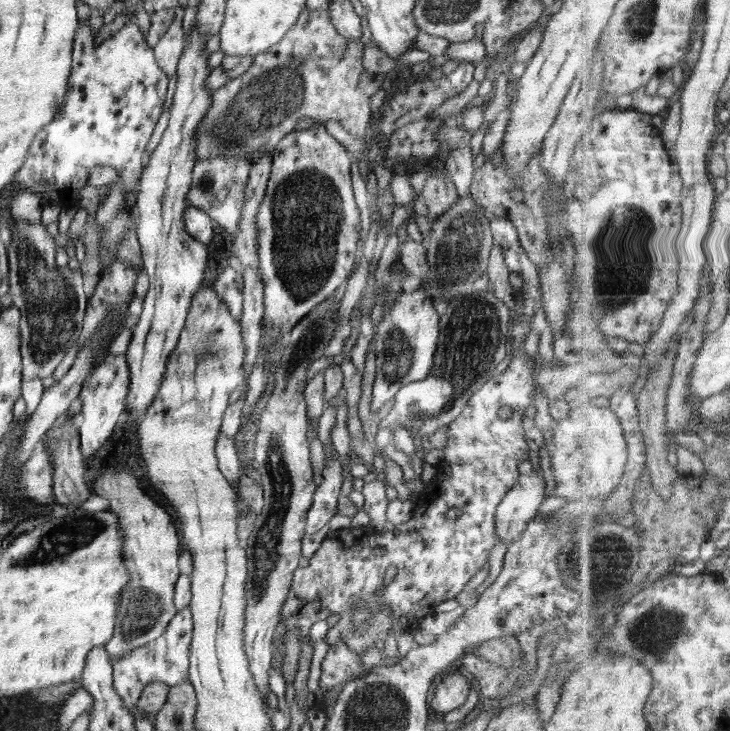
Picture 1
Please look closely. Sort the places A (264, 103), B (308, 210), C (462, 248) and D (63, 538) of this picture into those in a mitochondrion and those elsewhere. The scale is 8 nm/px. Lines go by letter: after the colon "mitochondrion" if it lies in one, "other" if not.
A: mitochondrion
B: mitochondrion
C: mitochondrion
D: mitochondrion

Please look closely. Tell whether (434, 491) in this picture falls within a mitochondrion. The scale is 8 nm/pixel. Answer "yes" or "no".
no

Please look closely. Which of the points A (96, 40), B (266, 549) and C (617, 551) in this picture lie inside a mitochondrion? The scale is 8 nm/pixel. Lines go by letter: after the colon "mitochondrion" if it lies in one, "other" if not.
A: other
B: mitochondrion
C: mitochondrion

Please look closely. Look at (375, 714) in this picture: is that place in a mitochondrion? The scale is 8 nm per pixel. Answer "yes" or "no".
yes

